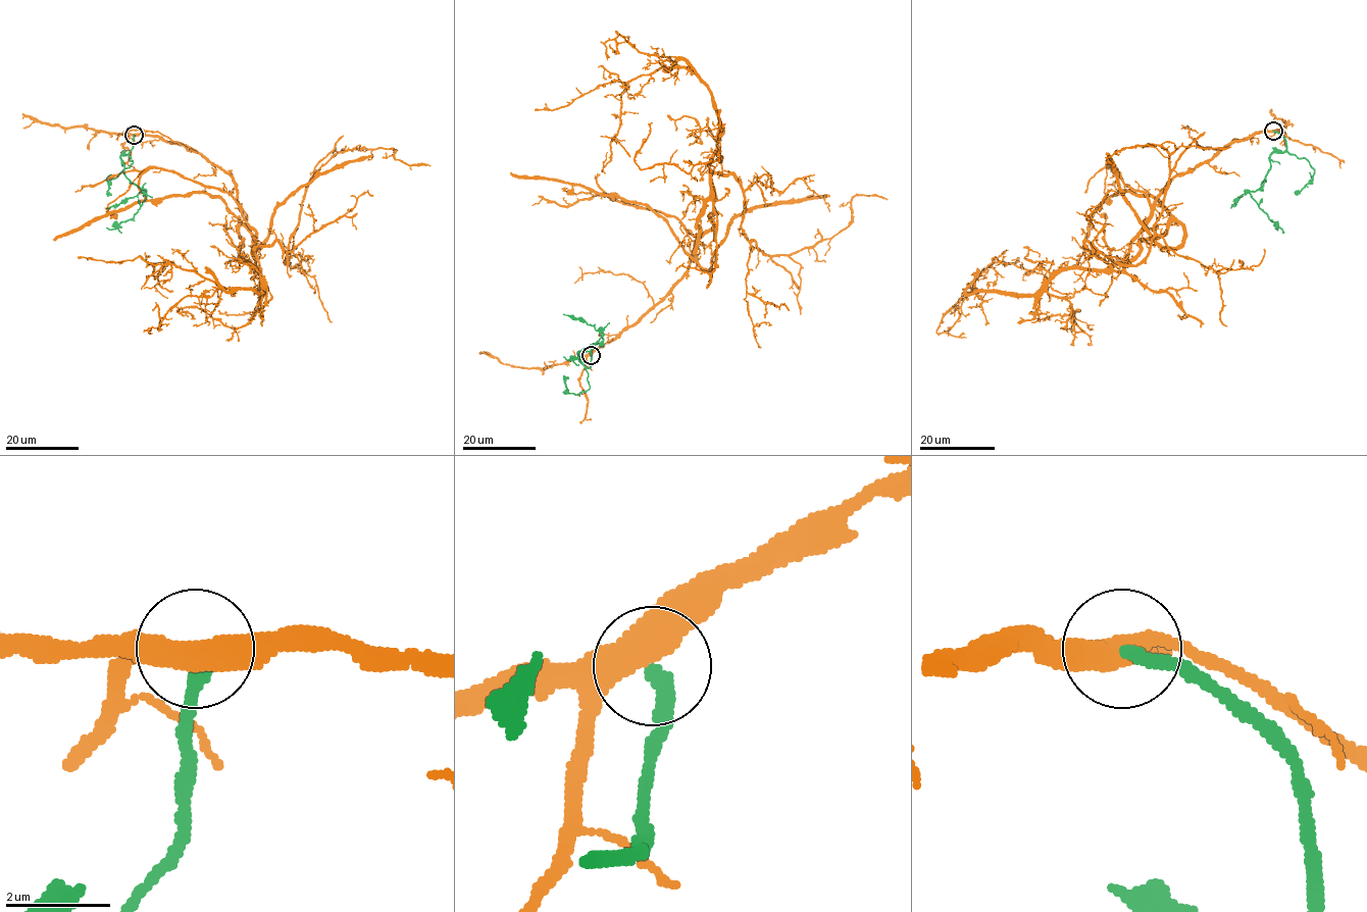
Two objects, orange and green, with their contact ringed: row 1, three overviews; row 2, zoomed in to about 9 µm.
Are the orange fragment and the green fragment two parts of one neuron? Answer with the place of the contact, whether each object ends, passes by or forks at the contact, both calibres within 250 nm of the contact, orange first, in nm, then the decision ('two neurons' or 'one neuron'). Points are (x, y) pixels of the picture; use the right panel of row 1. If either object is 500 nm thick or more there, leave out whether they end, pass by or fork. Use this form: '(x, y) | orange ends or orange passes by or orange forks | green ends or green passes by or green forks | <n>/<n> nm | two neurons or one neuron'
(1273, 131) | orange passes by | green ends | 480/260 nm | two neurons

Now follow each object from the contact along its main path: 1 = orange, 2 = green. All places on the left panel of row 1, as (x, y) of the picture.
1: (134, 135), (232, 178), (256, 269), (276, 241), (287, 263), (334, 155), (431, 165)
2: (134, 135), (132, 149), (120, 157), (123, 173), (146, 191), (146, 200), (132, 218), (114, 229), (106, 228)

